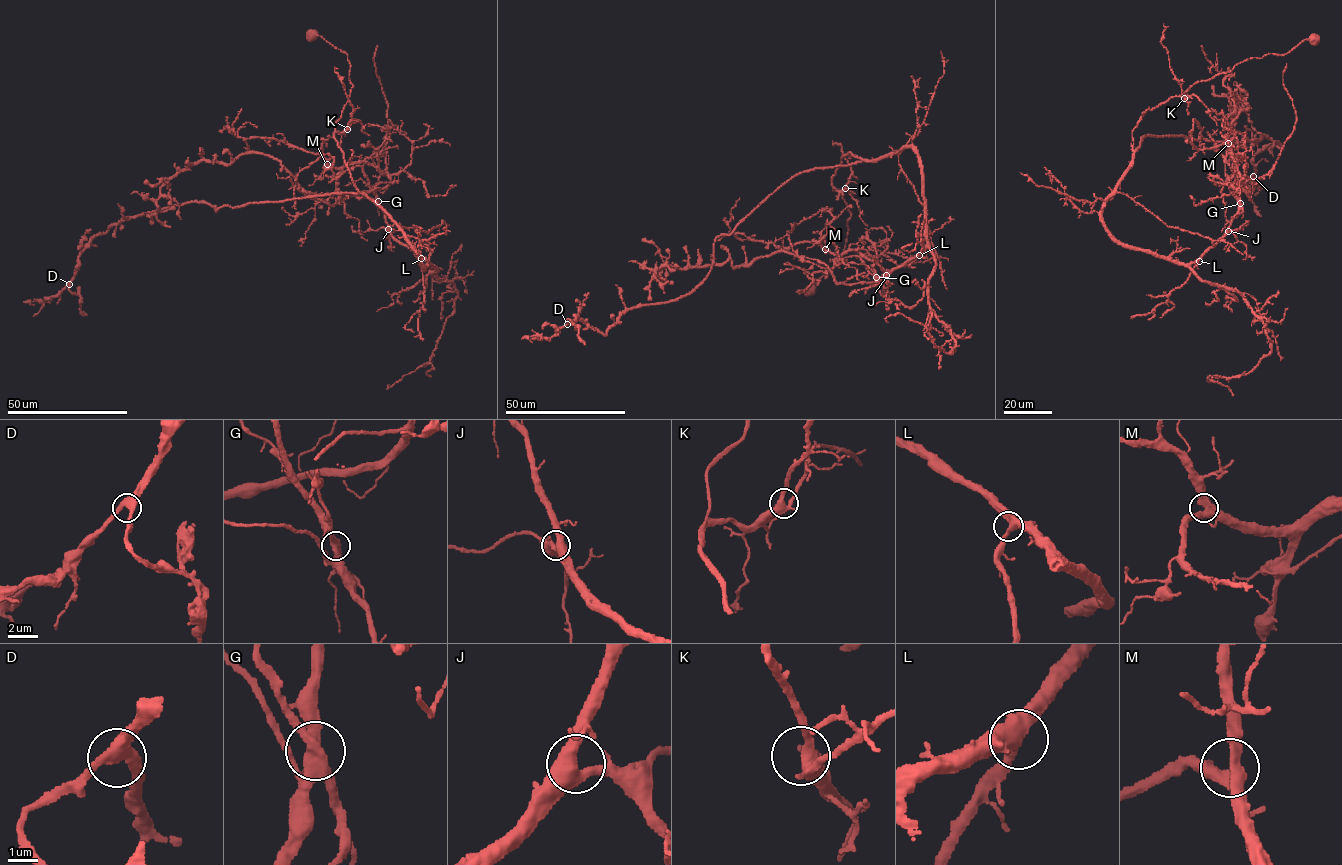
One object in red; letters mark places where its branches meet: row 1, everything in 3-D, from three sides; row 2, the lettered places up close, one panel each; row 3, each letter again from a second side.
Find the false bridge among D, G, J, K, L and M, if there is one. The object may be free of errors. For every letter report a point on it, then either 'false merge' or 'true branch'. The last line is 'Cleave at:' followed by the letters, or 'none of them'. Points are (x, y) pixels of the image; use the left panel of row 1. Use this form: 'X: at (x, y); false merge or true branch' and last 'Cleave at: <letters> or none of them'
D: at (69, 284); true branch
G: at (378, 201); false merge
J: at (388, 229); true branch
K: at (347, 129); true branch
L: at (421, 258); true branch
M: at (327, 164); true branch
Cleave at: G

